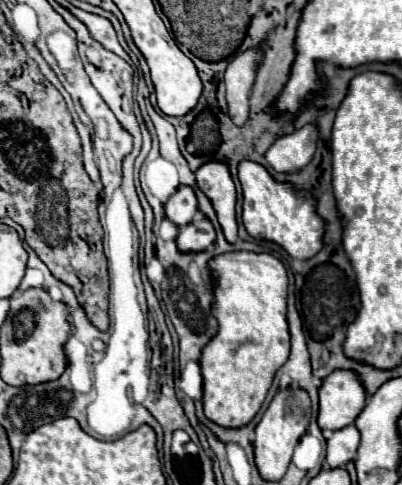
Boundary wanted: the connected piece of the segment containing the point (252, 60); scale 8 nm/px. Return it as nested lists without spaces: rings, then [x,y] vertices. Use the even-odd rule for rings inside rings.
[[[253,48],[235,56],[225,70],[225,98],[229,116],[235,126],[243,126],[247,122],[249,110],[249,92],[255,82],[255,70],[259,68],[259,58],[263,56],[261,48]]]

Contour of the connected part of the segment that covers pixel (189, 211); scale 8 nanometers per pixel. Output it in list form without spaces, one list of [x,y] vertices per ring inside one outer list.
[[[187,186],[179,188],[165,204],[165,218],[179,228],[191,224],[195,212],[197,212],[197,200],[193,190]]]

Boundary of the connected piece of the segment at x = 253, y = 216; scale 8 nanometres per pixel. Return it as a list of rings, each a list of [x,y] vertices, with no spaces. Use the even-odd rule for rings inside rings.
[[[249,160],[239,162],[237,178],[243,190],[243,226],[249,236],[281,246],[295,260],[307,260],[319,252],[325,222],[303,190],[291,190],[287,184],[277,184],[263,166]]]

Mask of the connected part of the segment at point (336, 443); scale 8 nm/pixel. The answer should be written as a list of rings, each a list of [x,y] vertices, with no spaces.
[[[347,426],[343,430],[331,432],[327,440],[327,458],[325,466],[327,468],[343,468],[347,462],[351,462],[357,454],[359,448],[359,432],[355,426]]]

